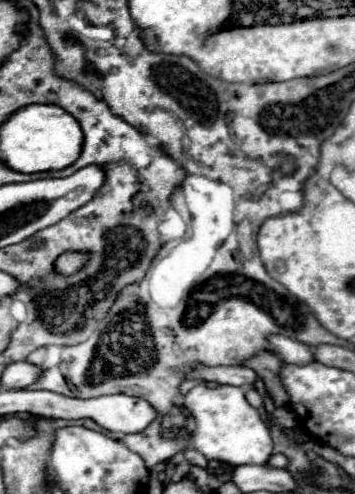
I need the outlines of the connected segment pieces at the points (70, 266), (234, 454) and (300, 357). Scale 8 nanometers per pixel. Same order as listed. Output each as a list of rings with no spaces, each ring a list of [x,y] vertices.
[[[67,250],[67,252],[63,252],[63,254],[59,254],[59,256],[55,258],[53,270],[55,270],[55,274],[59,274],[59,276],[65,276],[65,278],[67,278],[67,276],[73,276],[73,274],[81,272],[81,270],[87,266],[89,258],[91,258],[91,254],[89,254],[89,252]]]
[[[197,384],[185,394],[181,406],[163,416],[163,424],[167,428],[185,426],[187,418],[183,410],[191,420],[191,448],[197,448],[207,460],[221,460],[229,464],[265,464],[269,460],[273,452],[269,428],[261,420],[259,412],[245,400],[243,388],[219,386],[211,390],[203,384]]]
[[[271,336],[269,338],[269,352],[277,354],[287,364],[305,366],[305,364],[315,362],[315,356],[309,346],[293,340],[293,338],[285,338],[285,336]]]

